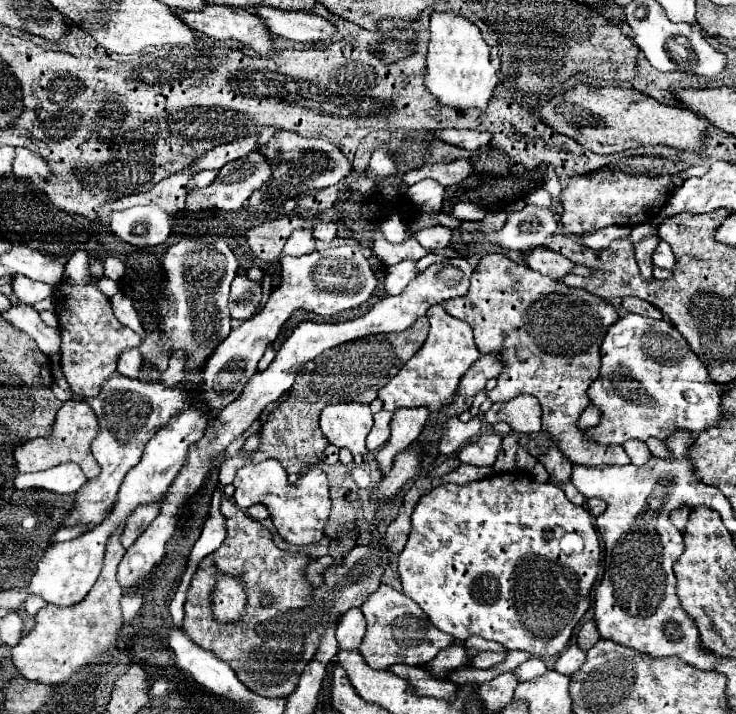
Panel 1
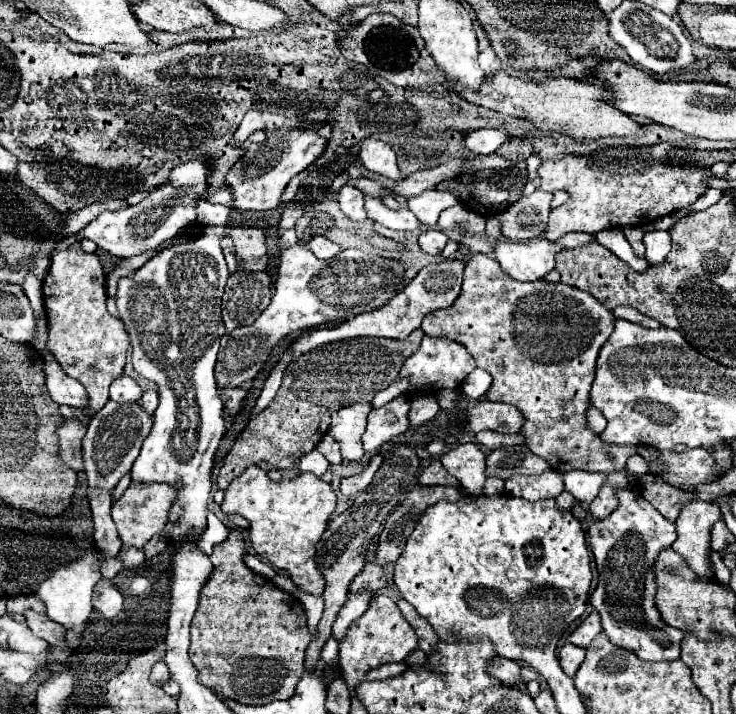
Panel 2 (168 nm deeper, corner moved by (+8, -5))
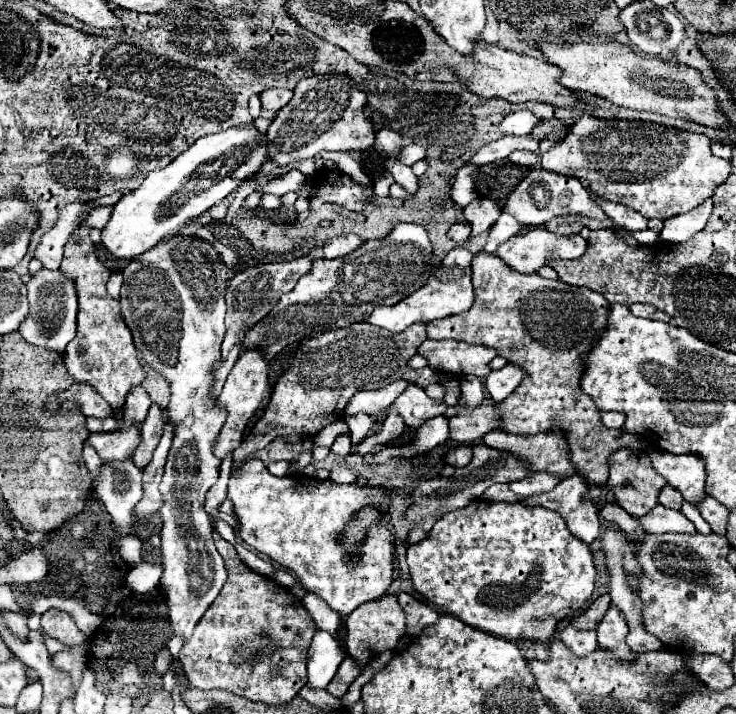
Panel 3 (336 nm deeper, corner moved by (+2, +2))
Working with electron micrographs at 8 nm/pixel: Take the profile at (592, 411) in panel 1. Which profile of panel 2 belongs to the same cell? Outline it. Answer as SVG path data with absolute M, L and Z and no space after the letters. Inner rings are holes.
M589 406L589 410L587 410L587 426L589 426L595 434L601 434L601 432L605 430L605 426L607 426L607 420L603 418L603 414L601 414L597 408Z

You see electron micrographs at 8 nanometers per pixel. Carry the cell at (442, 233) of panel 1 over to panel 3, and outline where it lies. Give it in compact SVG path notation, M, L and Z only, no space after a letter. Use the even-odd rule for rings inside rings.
M455 223L449 231L447 231L447 237L453 239L455 243L467 243L471 239L471 227L469 223Z

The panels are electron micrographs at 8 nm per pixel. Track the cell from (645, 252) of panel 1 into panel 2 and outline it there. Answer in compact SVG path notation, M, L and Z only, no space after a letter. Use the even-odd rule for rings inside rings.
M625 226L623 232L625 232L627 242L633 246L635 254L637 254L639 258L645 258L645 246L643 246L643 234L645 234L645 232L643 232L643 228L637 228L637 226Z

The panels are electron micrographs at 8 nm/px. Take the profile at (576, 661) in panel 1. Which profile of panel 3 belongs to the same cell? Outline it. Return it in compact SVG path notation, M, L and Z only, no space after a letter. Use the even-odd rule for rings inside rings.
M567 625L561 633L559 639L575 653L575 655L587 655L593 653L599 645L597 645L597 633L593 629L589 631L581 631L575 629L573 625Z

